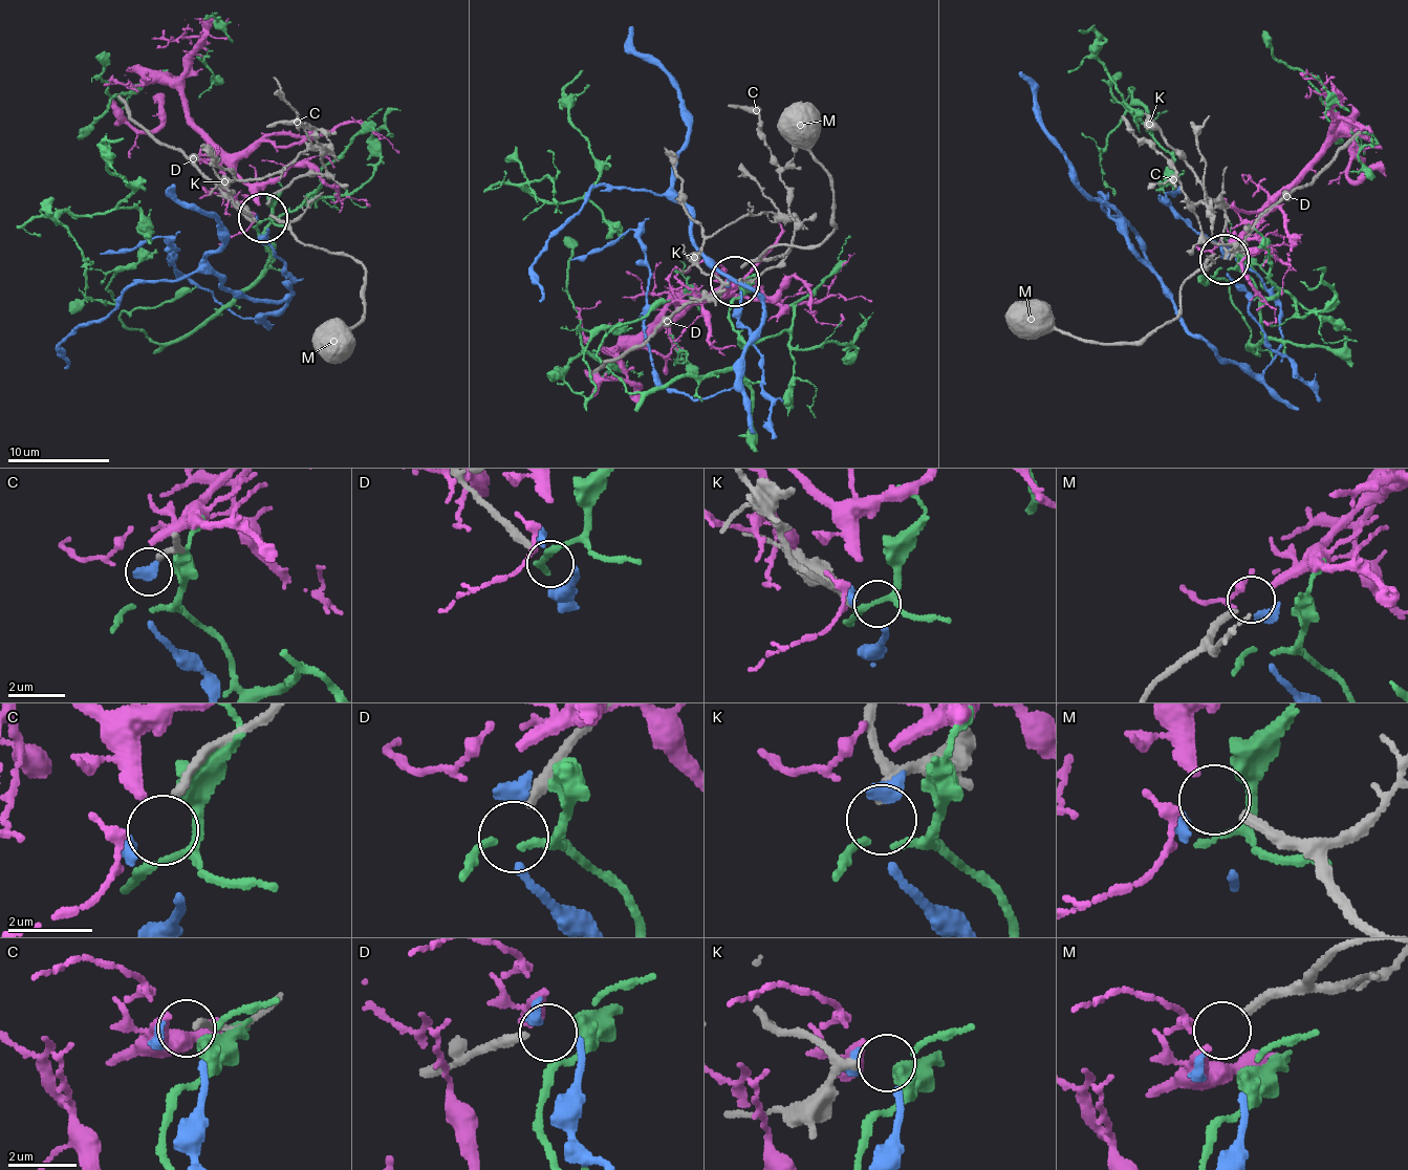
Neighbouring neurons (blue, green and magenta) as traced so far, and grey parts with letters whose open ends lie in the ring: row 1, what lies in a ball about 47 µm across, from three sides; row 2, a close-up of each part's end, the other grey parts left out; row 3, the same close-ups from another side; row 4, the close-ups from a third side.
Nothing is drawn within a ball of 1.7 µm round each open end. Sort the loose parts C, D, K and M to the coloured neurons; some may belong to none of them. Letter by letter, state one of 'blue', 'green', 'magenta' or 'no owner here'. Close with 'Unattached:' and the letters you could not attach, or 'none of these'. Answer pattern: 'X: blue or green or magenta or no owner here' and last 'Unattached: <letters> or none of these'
C: blue
D: no owner here
K: green
M: magenta
Unattached: D

